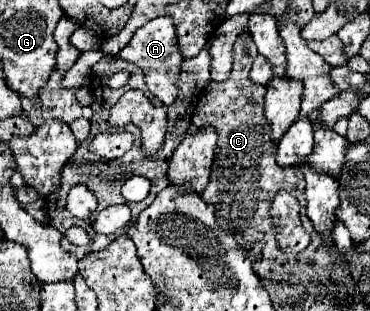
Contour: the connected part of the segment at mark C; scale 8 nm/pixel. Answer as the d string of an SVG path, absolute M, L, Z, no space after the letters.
M242 31L234 43L234 67L230 77L222 83L208 81L204 97L192 115L194 125L198 127L212 125L218 131L214 165L212 165L208 187L202 193L202 199L216 207L216 219L220 227L238 235L240 245L248 249L256 275L274 281L284 281L284 283L290 281L292 285L308 285L310 281L334 279L332 249L326 243L324 247L308 245L304 251L296 255L286 255L276 245L276 227L270 217L272 199L280 191L298 197L302 205L300 219L308 219L304 213L304 175L296 165L280 167L276 163L278 145L272 141L272 125L264 117L264 103L262 103L266 87L256 85L250 79L252 61L256 55L258 51L250 33Z

